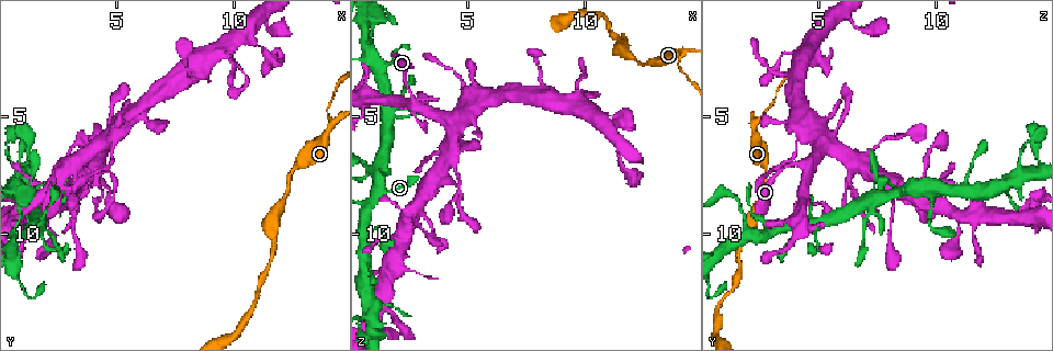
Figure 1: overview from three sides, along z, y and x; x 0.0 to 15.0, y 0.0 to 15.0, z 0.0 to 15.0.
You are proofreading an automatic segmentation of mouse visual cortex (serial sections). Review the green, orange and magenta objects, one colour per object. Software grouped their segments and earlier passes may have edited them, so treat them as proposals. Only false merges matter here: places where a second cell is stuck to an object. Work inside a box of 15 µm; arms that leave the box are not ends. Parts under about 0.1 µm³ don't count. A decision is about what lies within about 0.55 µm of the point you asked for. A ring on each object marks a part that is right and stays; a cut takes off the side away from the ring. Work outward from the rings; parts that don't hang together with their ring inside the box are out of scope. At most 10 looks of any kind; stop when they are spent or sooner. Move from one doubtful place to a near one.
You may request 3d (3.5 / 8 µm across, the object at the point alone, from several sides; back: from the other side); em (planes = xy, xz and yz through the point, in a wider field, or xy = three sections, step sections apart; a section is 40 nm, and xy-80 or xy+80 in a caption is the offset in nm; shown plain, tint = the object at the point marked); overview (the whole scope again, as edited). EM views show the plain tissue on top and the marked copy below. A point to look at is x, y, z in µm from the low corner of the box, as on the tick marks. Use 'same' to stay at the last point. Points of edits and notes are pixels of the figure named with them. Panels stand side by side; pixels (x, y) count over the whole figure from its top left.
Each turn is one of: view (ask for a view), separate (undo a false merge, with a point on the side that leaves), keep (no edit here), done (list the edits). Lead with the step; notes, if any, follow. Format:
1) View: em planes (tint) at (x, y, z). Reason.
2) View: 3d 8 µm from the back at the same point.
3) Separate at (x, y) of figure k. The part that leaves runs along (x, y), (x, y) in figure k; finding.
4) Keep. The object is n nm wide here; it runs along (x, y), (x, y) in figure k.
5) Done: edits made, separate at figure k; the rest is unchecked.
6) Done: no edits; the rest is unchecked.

View: 3d 8 µm from the back at (2.3, 10.4, 10.8). Thick turns thin.

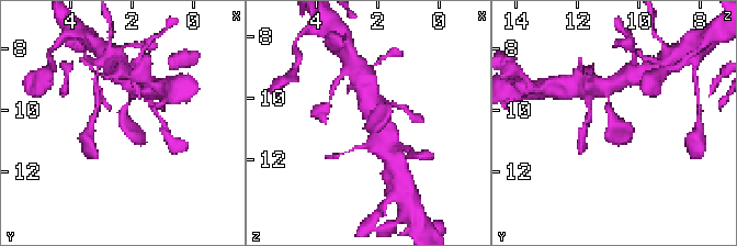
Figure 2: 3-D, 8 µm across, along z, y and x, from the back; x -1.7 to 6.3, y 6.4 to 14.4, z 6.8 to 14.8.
View: em xy step 2 (tint) at (2.2, 10.3, 10.8).

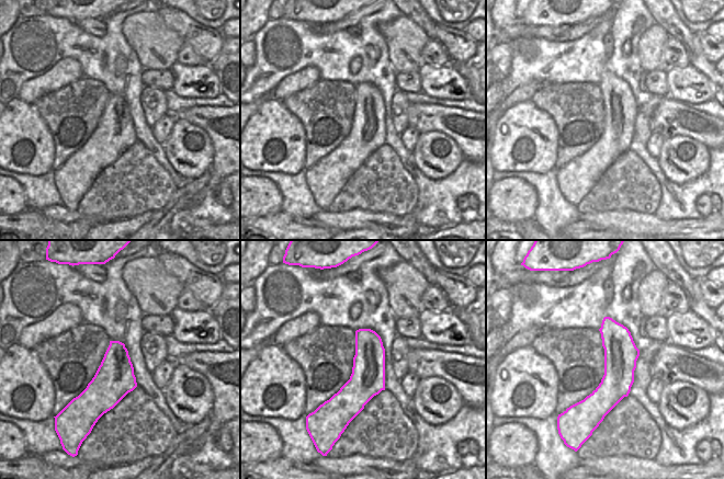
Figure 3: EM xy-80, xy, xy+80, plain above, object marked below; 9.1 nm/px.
Keep. The object is 320 nm wide here; it runs along (607, 319), (614, 386), (598, 419) in figure 3; all the same cell.

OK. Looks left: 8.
View: 3d 3.5 µm at (2.9, 8.0, 4.3). Abrupt turn.

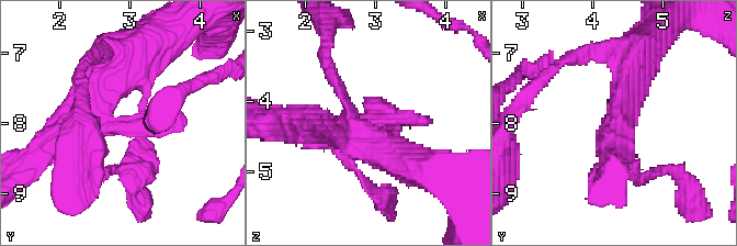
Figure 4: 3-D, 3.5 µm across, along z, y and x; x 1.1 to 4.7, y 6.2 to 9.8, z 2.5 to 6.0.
View: em planes (tint) at (2.90, 8.05, 4.25). Now the EM.

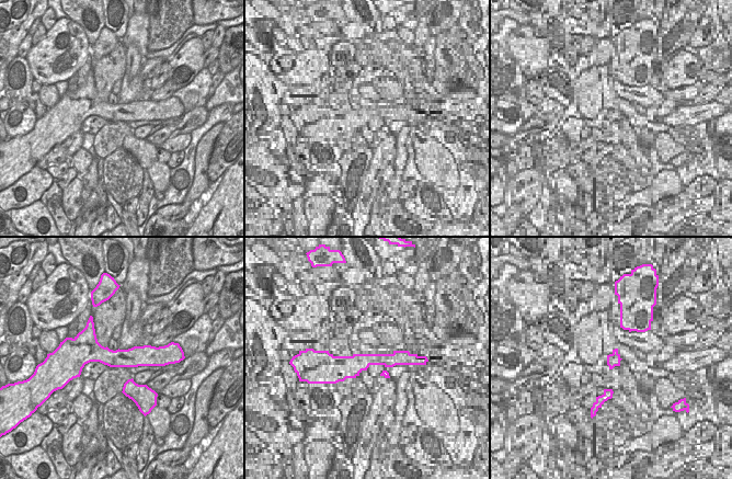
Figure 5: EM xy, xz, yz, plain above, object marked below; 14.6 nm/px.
Keep. It runs along (87, 356), (151, 357), (157, 363) in figure 5; one cell here.

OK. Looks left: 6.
View: 3d 8 µm at (9.7, 2.2, 4.0). Calibre changes.

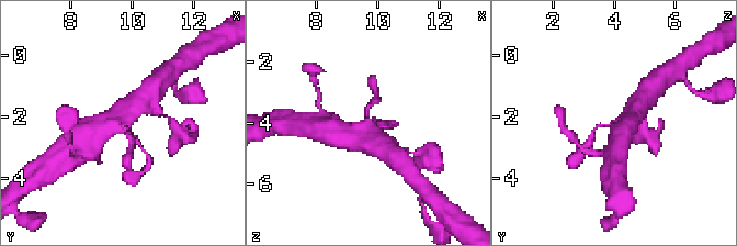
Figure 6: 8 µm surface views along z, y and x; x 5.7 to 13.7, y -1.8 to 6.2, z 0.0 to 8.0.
View: em xy step 2 (tint) at (9.7, 2.3, 3.9). 3 arms meet here; the arms are 150, 150, 600 nm wide.

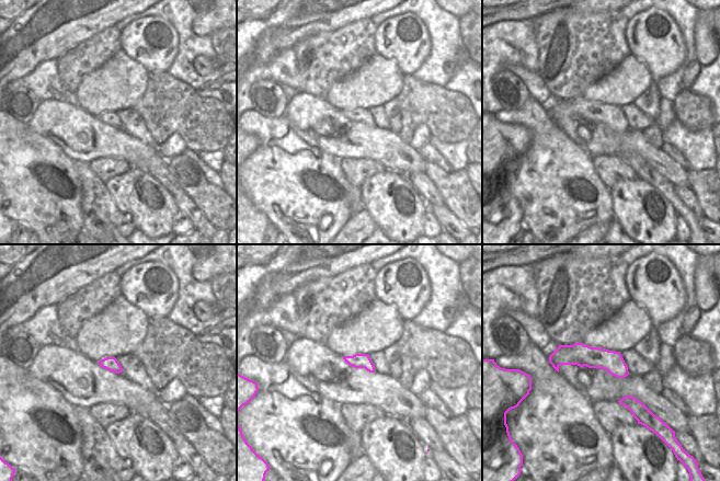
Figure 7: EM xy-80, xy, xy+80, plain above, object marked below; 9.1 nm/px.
Keep. The object is 140 nm wide here; it runs along (551, 358), (601, 357), (625, 373) in figure 7; continuous, no second cell.

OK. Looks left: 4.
View: 3d 3.5 µm at (14.3, 5.3, 2.3). Sharp bend.

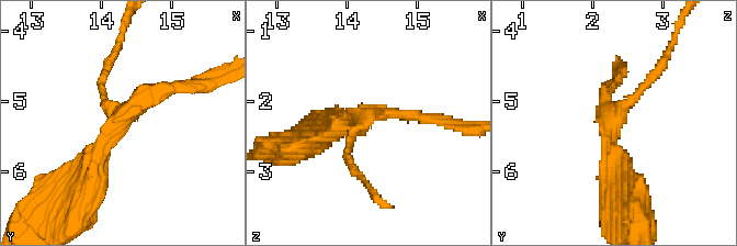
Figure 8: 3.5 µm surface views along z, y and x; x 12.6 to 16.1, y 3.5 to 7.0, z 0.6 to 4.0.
View: em xy step 1 (tint) at (14.20, 5.35, 2.25). 3 arms meet here; the arms are 150, 150, 400 nm wide.

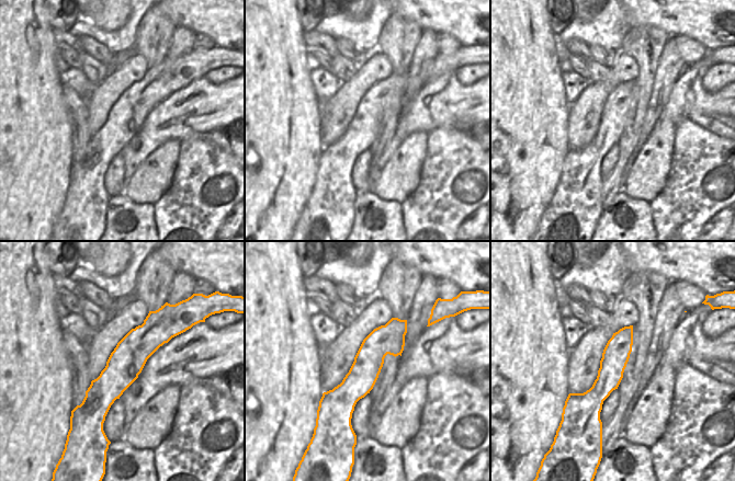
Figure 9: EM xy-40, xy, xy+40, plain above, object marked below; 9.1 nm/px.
View: em xy step 2 (tint) at the same point.

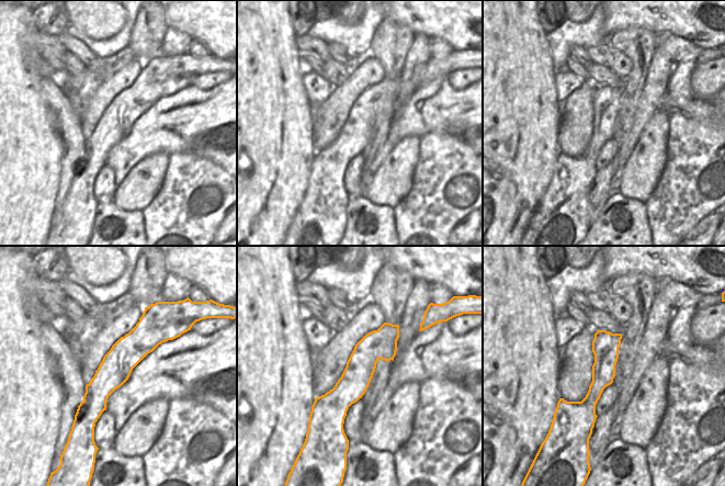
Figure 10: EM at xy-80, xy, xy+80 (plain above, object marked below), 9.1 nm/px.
Keep. It runs along (144, 320), (144, 337), (85, 417) in figure 10; all the same cell.

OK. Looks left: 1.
Done: no edits; the rest is unchecked.

